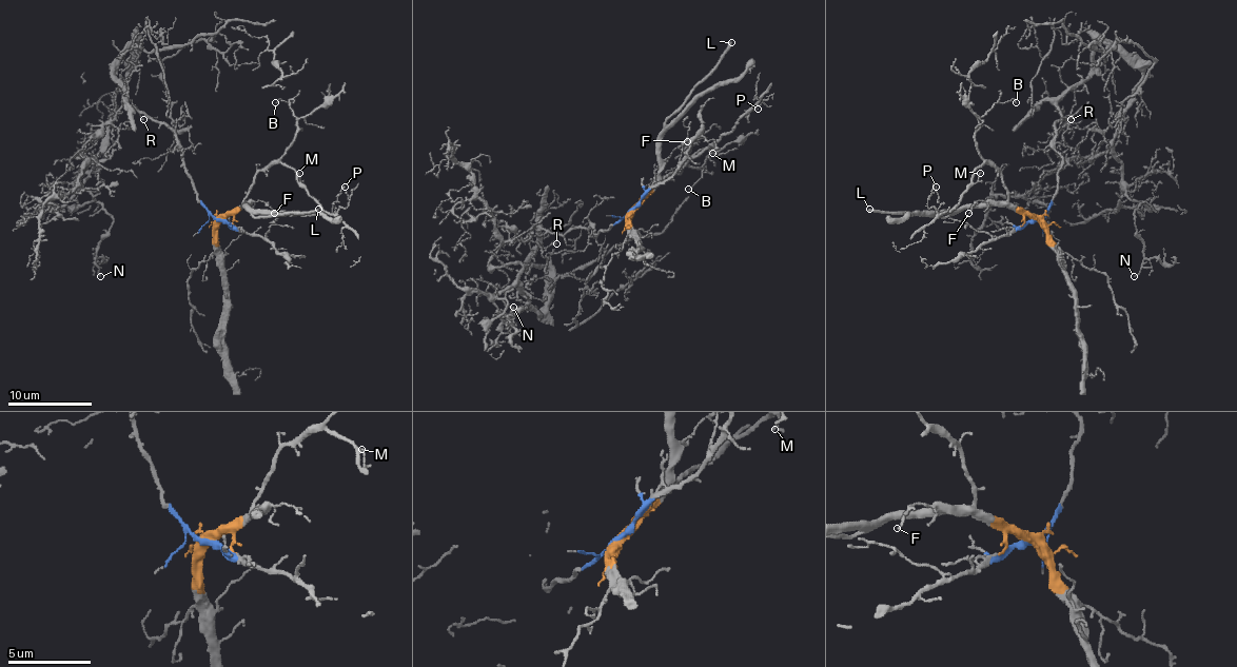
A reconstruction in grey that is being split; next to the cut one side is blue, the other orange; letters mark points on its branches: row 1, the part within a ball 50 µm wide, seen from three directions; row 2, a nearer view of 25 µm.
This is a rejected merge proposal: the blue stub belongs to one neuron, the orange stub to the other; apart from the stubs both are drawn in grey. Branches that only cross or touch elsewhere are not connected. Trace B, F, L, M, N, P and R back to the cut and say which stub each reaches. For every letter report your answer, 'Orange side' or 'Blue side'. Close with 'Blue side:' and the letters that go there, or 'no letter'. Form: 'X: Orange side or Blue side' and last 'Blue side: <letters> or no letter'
B: Orange side
F: Orange side
L: Orange side
M: Orange side
N: Blue side
P: Orange side
R: Blue side
Blue side: N, R

